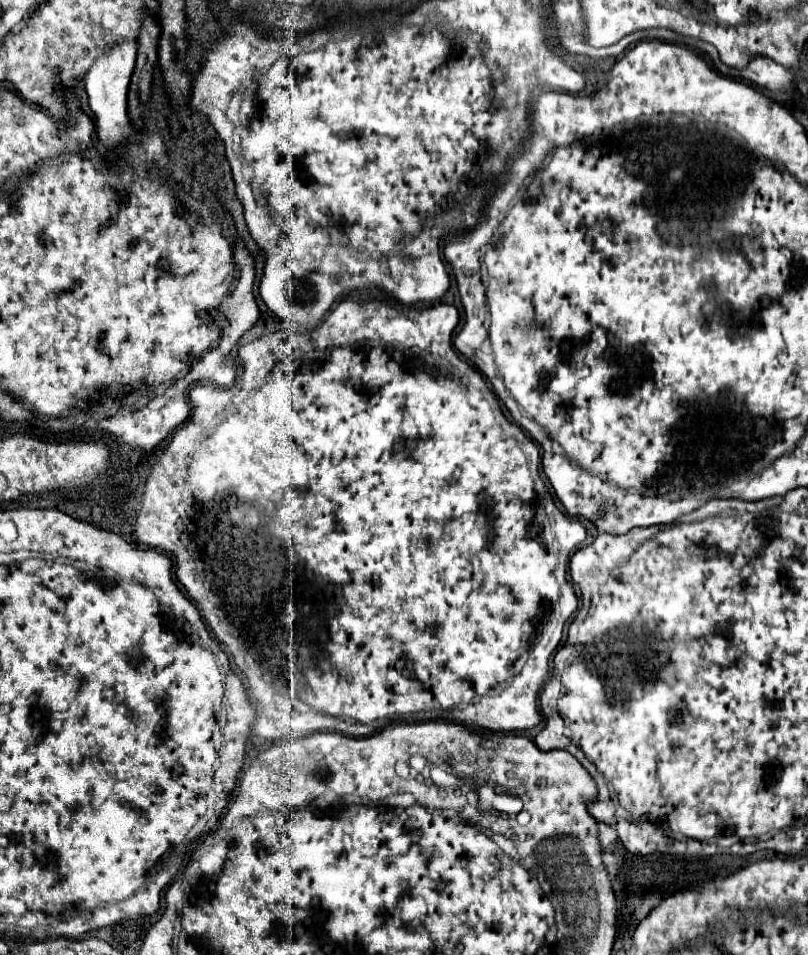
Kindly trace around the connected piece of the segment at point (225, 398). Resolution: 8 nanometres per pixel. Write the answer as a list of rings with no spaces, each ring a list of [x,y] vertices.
[[[353,293],[353,295],[347,295],[335,309],[331,309],[327,319],[323,319],[315,329],[311,329],[307,333],[305,331],[303,333],[293,333],[293,331],[285,329],[285,331],[265,334],[263,337],[259,337],[239,349],[239,359],[243,363],[243,375],[235,381],[237,387],[233,385],[229,389],[221,389],[221,387],[205,383],[205,385],[195,385],[191,389],[191,393],[189,393],[191,415],[181,425],[181,429],[174,432],[173,439],[171,439],[163,454],[153,465],[153,469],[151,469],[151,473],[147,477],[145,493],[143,493],[143,505],[141,505],[141,511],[139,511],[137,521],[135,521],[137,539],[143,545],[149,545],[153,549],[161,549],[161,551],[173,555],[175,563],[177,563],[177,571],[175,571],[177,576],[174,574],[175,569],[173,568],[172,579],[181,593],[195,605],[199,613],[201,611],[200,615],[202,619],[205,617],[207,623],[219,623],[219,619],[225,623],[225,625],[209,625],[213,629],[212,633],[204,621],[209,634],[217,642],[217,639],[219,639],[219,646],[224,651],[220,644],[223,643],[229,658],[230,668],[241,678],[248,699],[251,699],[251,703],[253,703],[253,707],[257,711],[257,719],[255,719],[255,725],[251,729],[254,736],[249,738],[246,744],[246,753],[248,755],[251,754],[257,757],[259,753],[263,753],[263,751],[267,751],[271,747],[279,747],[279,745],[283,745],[289,739],[301,739],[301,737],[307,737],[307,735],[314,733],[340,733],[341,735],[349,735],[349,737],[367,737],[367,735],[379,731],[377,729],[379,725],[375,725],[373,721],[379,723],[379,721],[385,721],[385,719],[403,719],[407,715],[421,713],[421,711],[423,711],[423,721],[453,721],[453,723],[461,723],[465,727],[483,729],[483,731],[531,729],[531,727],[537,727],[541,723],[537,695],[539,695],[539,689],[543,687],[543,683],[547,681],[549,660],[551,655],[557,650],[559,641],[561,641],[566,621],[578,609],[578,598],[575,594],[575,589],[567,580],[567,567],[569,553],[573,549],[577,549],[583,543],[583,539],[585,539],[585,527],[579,521],[573,521],[573,519],[565,517],[555,507],[555,503],[551,499],[551,495],[547,493],[545,483],[541,479],[539,470],[541,452],[539,447],[534,443],[533,439],[524,433],[519,425],[507,421],[507,417],[503,415],[503,411],[499,407],[499,401],[497,401],[495,393],[490,389],[483,375],[473,365],[465,363],[461,359],[461,355],[457,355],[457,351],[453,349],[451,335],[453,335],[453,329],[457,327],[457,323],[459,323],[459,313],[457,313],[457,309],[453,305],[441,303],[437,307],[417,309],[417,307],[401,307],[399,303],[391,303],[391,301],[383,299],[383,297],[371,297],[371,295]]]

